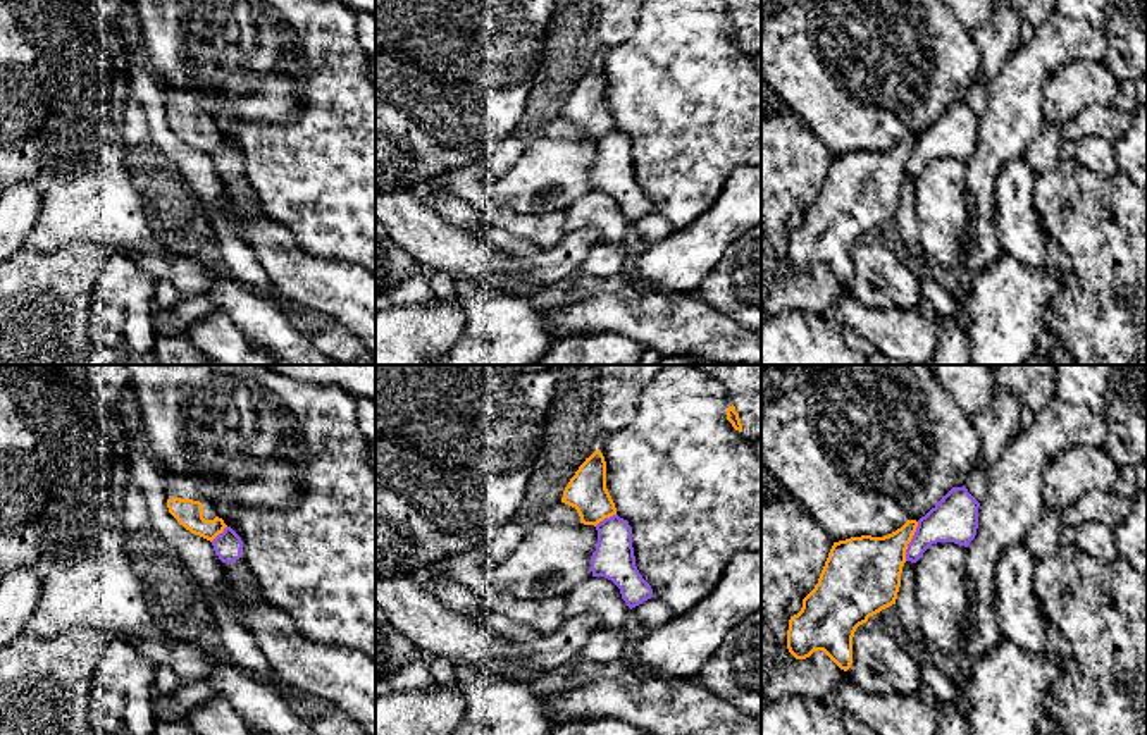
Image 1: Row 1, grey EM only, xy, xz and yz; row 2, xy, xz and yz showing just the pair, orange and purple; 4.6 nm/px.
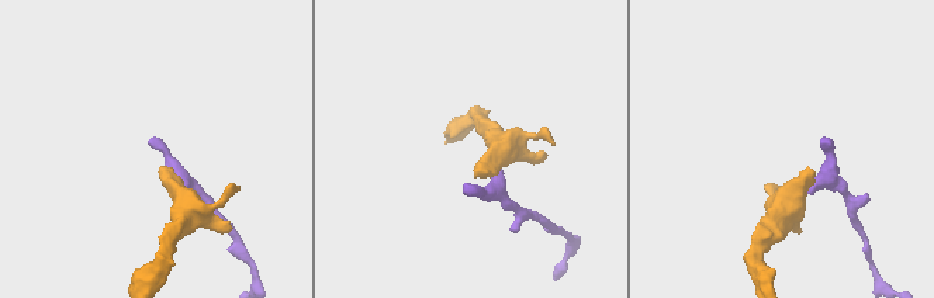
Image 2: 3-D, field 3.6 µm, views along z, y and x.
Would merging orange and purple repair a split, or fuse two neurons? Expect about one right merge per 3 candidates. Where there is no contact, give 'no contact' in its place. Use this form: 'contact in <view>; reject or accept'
contact in yz; reject

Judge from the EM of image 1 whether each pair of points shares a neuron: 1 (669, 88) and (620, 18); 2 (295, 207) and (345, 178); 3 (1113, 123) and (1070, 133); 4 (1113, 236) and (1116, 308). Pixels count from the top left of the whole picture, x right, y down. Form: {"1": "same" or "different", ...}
{"1": "different", "2": "same", "3": "same", "4": "same"}

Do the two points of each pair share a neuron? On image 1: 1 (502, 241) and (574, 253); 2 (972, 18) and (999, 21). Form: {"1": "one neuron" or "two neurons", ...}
{"1": "one neuron", "2": "two neurons"}

